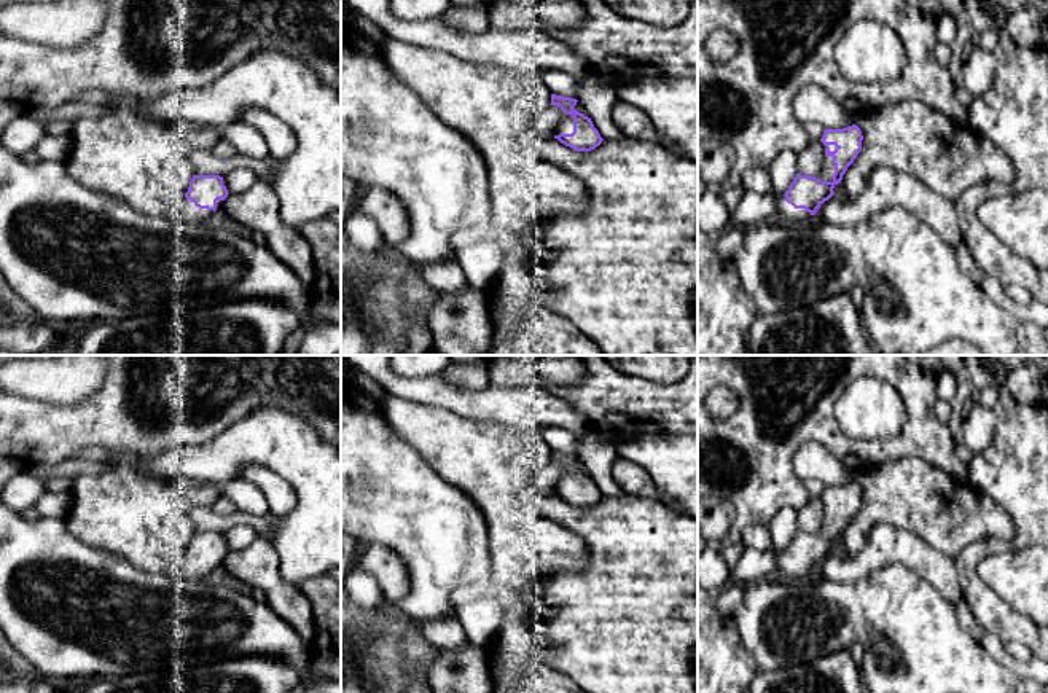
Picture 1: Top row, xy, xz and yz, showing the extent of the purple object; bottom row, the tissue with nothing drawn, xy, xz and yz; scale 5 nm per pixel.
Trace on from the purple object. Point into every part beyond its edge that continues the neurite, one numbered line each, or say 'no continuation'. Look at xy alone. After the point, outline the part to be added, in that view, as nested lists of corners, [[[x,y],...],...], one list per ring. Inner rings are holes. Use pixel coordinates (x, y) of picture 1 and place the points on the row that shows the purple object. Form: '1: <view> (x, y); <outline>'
1: xy (182, 211); [[[185,196],[172,204],[169,212],[145,213],[150,220],[150,231],[167,233],[177,221],[196,221],[199,225],[217,221],[221,215],[223,201],[217,201],[217,210],[199,209]]]

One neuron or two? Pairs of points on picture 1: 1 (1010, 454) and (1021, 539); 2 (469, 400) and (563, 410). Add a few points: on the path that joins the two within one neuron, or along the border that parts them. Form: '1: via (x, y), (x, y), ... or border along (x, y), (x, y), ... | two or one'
1: via (1018, 475), (1023, 485), (1023, 518) | one
2: via (492, 403), (539, 408) | one

